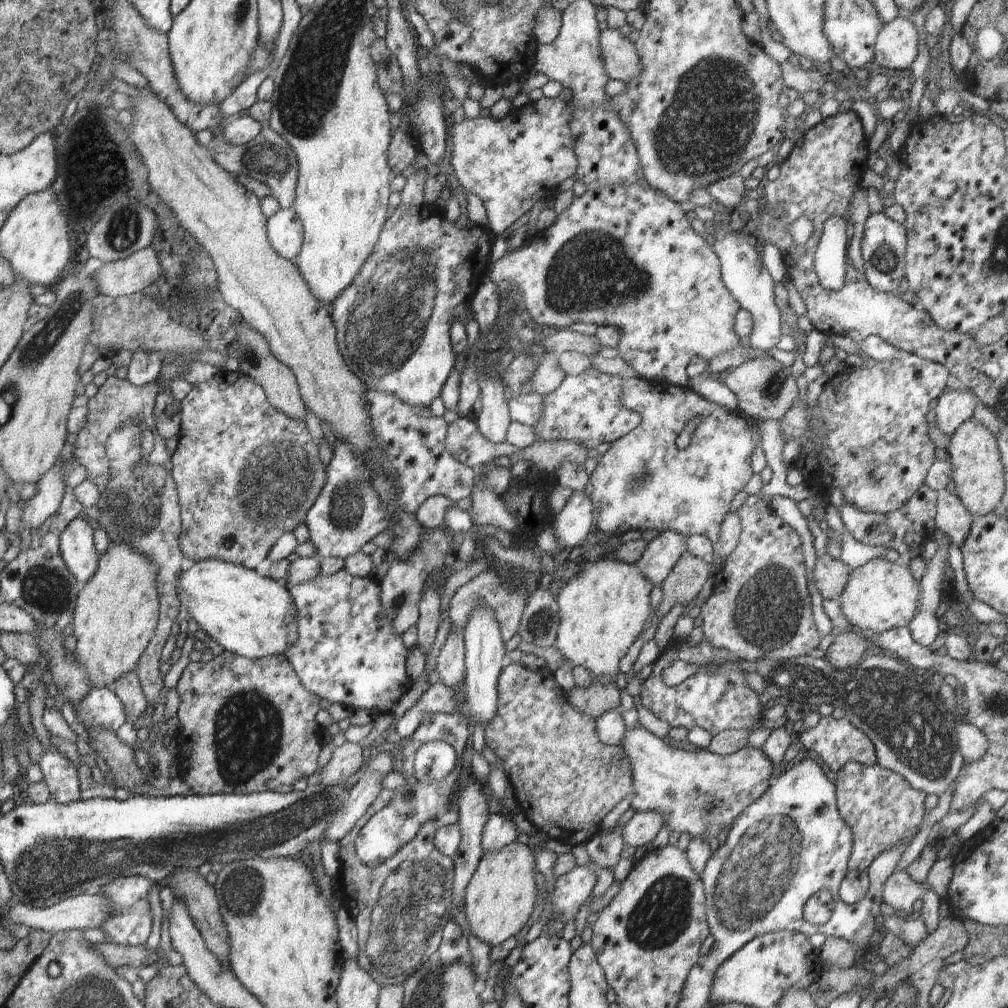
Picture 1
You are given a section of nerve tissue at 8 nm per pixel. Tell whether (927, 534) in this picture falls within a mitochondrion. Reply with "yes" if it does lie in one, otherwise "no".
no

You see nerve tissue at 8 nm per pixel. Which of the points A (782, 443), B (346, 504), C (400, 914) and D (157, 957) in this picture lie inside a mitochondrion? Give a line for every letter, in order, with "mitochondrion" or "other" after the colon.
A: other
B: mitochondrion
C: mitochondrion
D: other

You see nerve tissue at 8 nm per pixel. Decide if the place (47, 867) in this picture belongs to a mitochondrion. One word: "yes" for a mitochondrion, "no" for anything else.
yes

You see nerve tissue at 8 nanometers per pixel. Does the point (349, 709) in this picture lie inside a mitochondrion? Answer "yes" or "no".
no

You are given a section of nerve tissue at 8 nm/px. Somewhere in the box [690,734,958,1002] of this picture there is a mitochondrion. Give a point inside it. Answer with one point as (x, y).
(755, 876)

